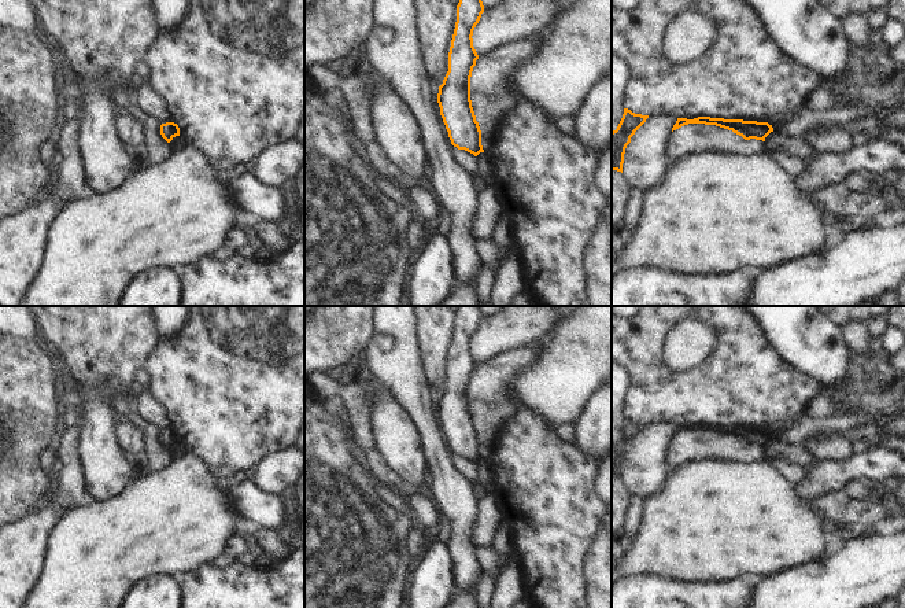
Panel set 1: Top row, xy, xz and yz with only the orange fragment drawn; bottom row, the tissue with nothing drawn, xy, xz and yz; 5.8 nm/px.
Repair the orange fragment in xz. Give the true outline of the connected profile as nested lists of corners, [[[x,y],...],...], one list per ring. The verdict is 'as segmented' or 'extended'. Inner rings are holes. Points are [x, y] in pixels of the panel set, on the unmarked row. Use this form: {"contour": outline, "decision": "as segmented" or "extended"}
{"contour": [[[459,306],[448,360],[448,379],[437,401],[440,423],[451,452],[474,464],[484,460],[484,457],[481,438],[470,408],[470,384],[479,366],[472,343],[483,320],[481,306]]], "decision": "as segmented"}

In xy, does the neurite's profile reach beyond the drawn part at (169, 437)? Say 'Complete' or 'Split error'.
Complete.

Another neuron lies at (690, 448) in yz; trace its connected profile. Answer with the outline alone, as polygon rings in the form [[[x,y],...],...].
[[[688,431],[669,443],[666,468],[676,473],[701,461],[753,464],[765,460],[765,449],[745,447],[732,438],[705,431]]]

